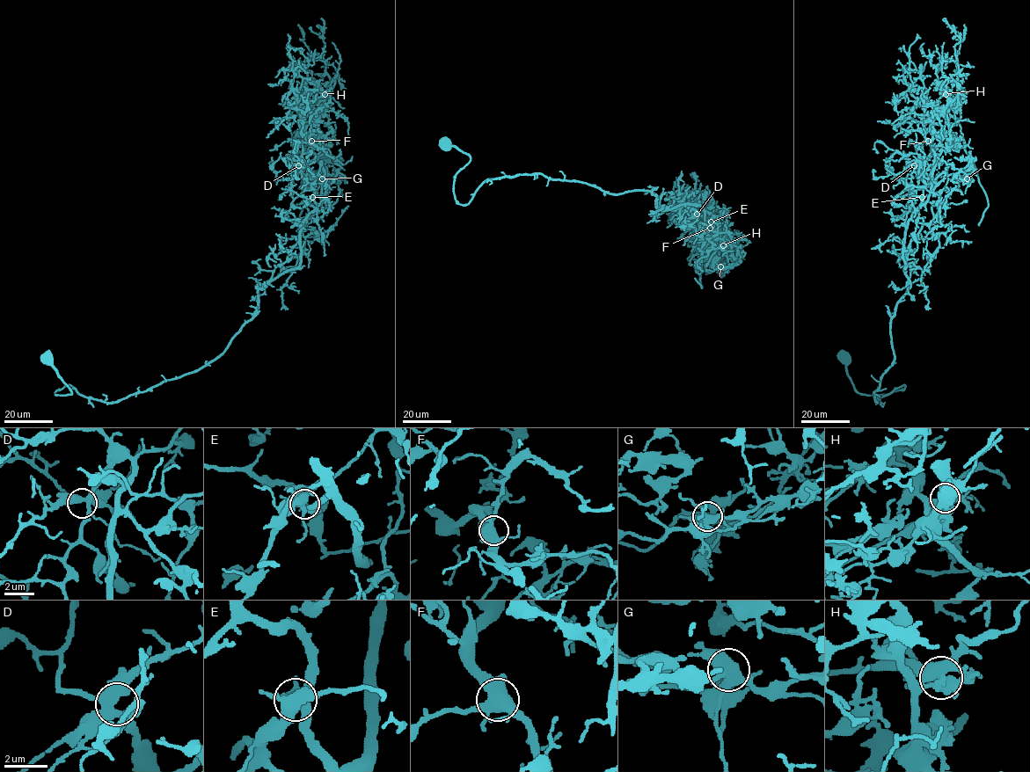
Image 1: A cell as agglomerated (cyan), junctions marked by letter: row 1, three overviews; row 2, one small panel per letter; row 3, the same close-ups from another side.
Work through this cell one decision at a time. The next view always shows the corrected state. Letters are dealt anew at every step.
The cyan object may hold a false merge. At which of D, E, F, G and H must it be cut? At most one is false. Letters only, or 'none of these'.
H

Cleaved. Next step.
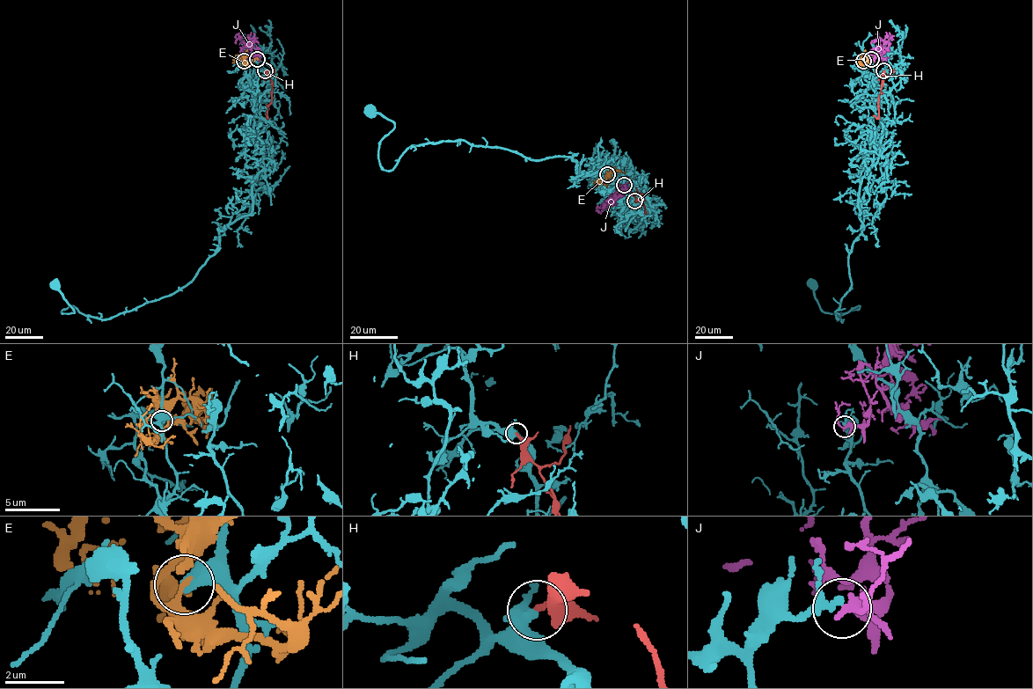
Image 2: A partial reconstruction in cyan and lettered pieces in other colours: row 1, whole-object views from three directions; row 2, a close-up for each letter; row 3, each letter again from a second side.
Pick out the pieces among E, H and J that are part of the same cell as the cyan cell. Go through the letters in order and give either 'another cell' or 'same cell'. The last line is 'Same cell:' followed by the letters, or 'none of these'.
E: another cell
H: another cell
J: another cell
Same cell: none of these

